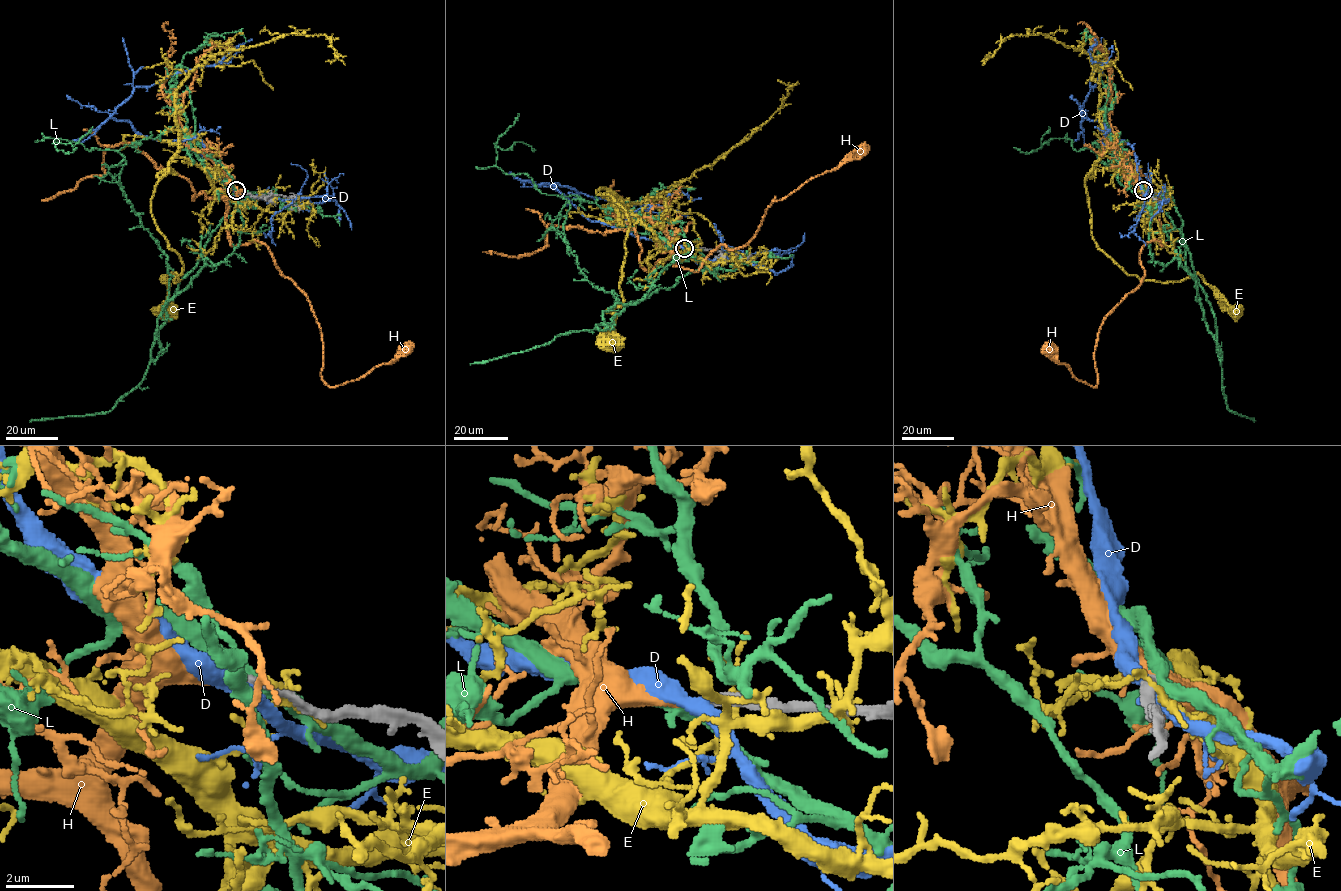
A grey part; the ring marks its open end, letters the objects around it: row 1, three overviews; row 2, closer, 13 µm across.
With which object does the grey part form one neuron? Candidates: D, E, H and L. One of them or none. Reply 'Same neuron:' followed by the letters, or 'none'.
Same neuron: H

